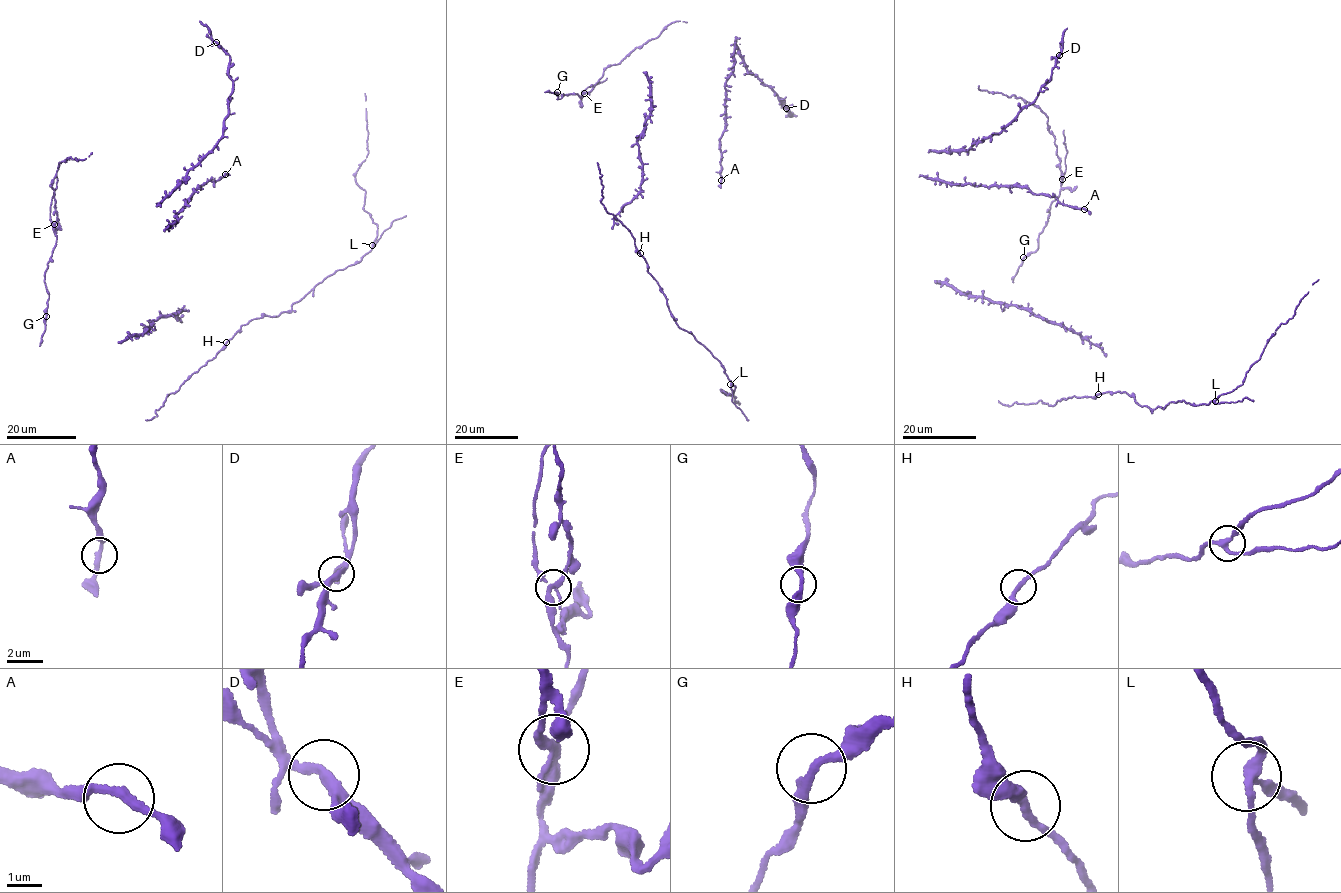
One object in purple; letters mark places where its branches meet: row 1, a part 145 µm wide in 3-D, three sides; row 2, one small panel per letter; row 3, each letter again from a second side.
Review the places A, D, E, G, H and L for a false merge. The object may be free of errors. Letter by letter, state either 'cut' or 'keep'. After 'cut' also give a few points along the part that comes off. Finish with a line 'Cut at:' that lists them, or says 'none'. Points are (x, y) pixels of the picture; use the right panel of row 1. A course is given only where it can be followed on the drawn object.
A: keep
D: keep
E: cut; course (1062, 179), (1067, 150), (1063, 130)
G: keep
H: keep
L: keep
Cut at: E

